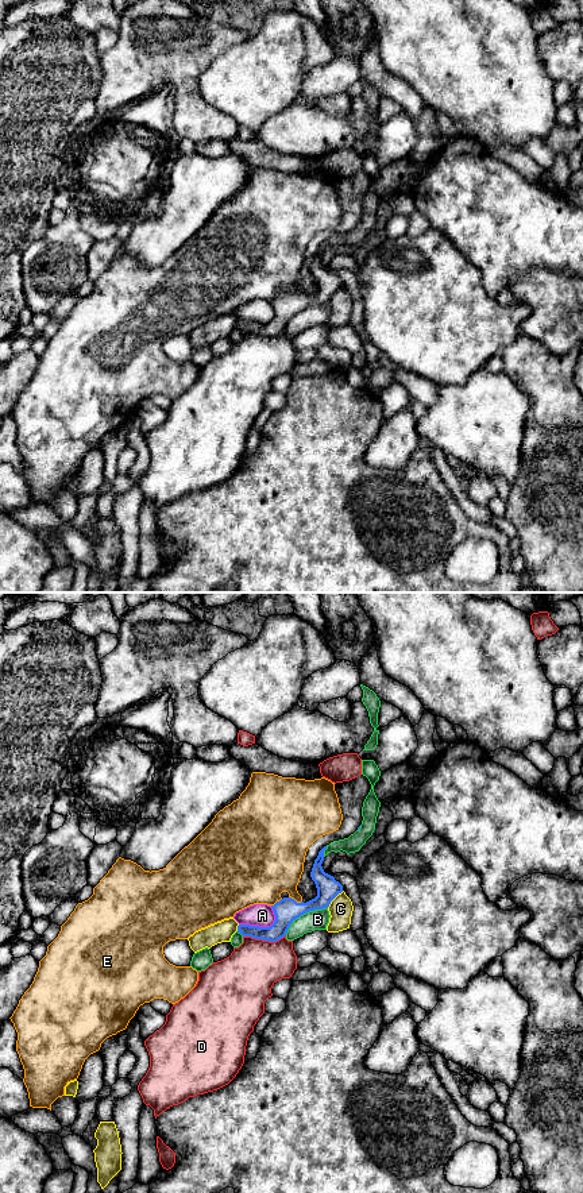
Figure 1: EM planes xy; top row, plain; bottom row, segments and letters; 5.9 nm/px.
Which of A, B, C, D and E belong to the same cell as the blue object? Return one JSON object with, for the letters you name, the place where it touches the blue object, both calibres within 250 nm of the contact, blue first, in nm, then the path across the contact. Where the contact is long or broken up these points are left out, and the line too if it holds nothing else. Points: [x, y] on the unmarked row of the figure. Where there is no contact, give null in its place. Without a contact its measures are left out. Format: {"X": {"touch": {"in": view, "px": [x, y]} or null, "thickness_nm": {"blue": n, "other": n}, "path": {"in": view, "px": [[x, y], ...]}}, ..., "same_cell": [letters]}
{"same_cell": []}

